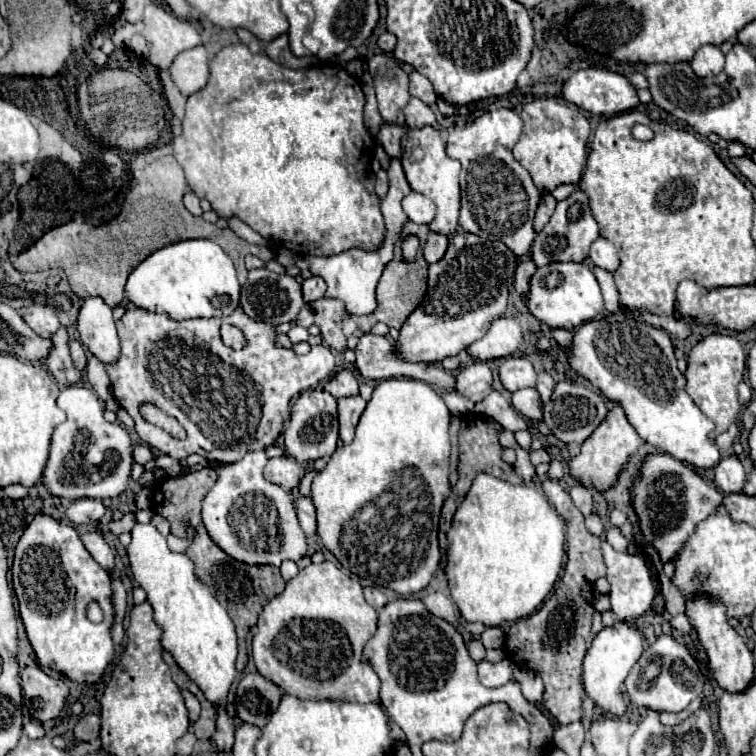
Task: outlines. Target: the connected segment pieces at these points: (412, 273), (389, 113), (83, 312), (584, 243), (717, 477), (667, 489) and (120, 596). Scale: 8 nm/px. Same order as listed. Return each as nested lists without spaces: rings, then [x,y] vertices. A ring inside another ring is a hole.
[[[408,222],[404,226],[402,238],[398,240],[398,244],[394,248],[394,258],[392,258],[392,262],[386,264],[384,274],[382,274],[382,278],[378,282],[378,288],[376,288],[376,300],[378,300],[376,312],[366,314],[366,316],[352,316],[352,320],[358,324],[358,328],[362,332],[370,332],[376,322],[384,322],[390,328],[396,328],[398,330],[404,324],[404,320],[416,310],[416,306],[420,304],[420,300],[424,298],[424,294],[426,294],[426,268],[428,268],[428,262],[424,260],[422,254],[418,254],[418,260],[412,260],[412,262],[404,260],[402,250],[400,250],[400,242],[406,240],[406,236],[426,238],[426,234],[428,234],[428,226],[418,226],[414,222]]]
[[[376,54],[368,60],[378,98],[378,112],[386,124],[404,126],[404,106],[408,104],[408,74],[392,54]]]
[[[88,298],[78,314],[78,332],[82,344],[102,362],[114,364],[120,356],[120,344],[112,308],[102,298]]]
[[[576,190],[570,198],[558,202],[556,212],[552,214],[550,222],[538,232],[530,256],[536,262],[536,266],[552,264],[552,262],[582,262],[588,258],[588,250],[592,242],[598,238],[598,224],[590,214],[588,196],[582,190]]]
[[[736,456],[722,458],[722,460],[718,462],[718,466],[714,468],[714,484],[716,484],[724,494],[742,492],[744,482],[746,482],[746,472],[744,472],[742,462],[740,462]]]
[[[656,452],[644,456],[640,474],[630,488],[630,502],[638,516],[638,528],[644,540],[658,552],[660,560],[666,564],[678,558],[688,538],[694,534],[694,528],[724,504],[724,494],[702,480],[684,462],[674,460],[666,452]]]
[[[112,576],[112,600],[114,600],[114,606],[116,606],[116,616],[124,618],[124,612],[126,612],[126,592],[124,592],[120,580],[116,580],[114,576]]]

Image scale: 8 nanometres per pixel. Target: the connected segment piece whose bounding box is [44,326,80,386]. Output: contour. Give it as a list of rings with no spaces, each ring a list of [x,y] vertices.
[[[60,326],[58,332],[52,336],[54,342],[54,350],[50,352],[50,356],[44,360],[46,368],[50,370],[50,374],[56,378],[58,384],[62,386],[74,386],[80,380],[80,370],[74,368],[72,358],[70,358],[70,350],[68,350],[68,328]]]

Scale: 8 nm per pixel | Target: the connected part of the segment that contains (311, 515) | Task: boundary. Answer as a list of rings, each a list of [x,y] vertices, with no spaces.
[[[300,496],[296,500],[296,512],[298,512],[298,520],[306,536],[316,534],[316,512],[314,512],[314,504],[310,496]]]

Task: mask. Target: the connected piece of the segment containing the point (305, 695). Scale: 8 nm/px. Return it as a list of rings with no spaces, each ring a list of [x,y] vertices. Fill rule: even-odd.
[[[332,562],[310,564],[292,578],[284,592],[272,598],[256,624],[252,640],[252,656],[258,672],[278,684],[284,694],[300,700],[346,700],[368,704],[378,700],[380,680],[368,664],[362,664],[362,648],[376,632],[376,610],[364,600],[360,578],[342,572]]]

